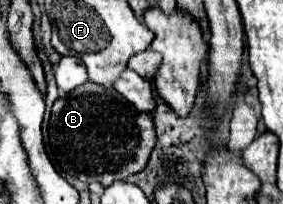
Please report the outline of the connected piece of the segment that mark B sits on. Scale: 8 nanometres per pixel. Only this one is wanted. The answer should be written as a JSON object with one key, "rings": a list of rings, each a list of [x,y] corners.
{"rings":[[[92,81],[54,103],[48,133],[52,155],[64,173],[78,181],[98,181],[106,187],[142,171],[156,145],[150,113],[136,111],[116,89]]]}

